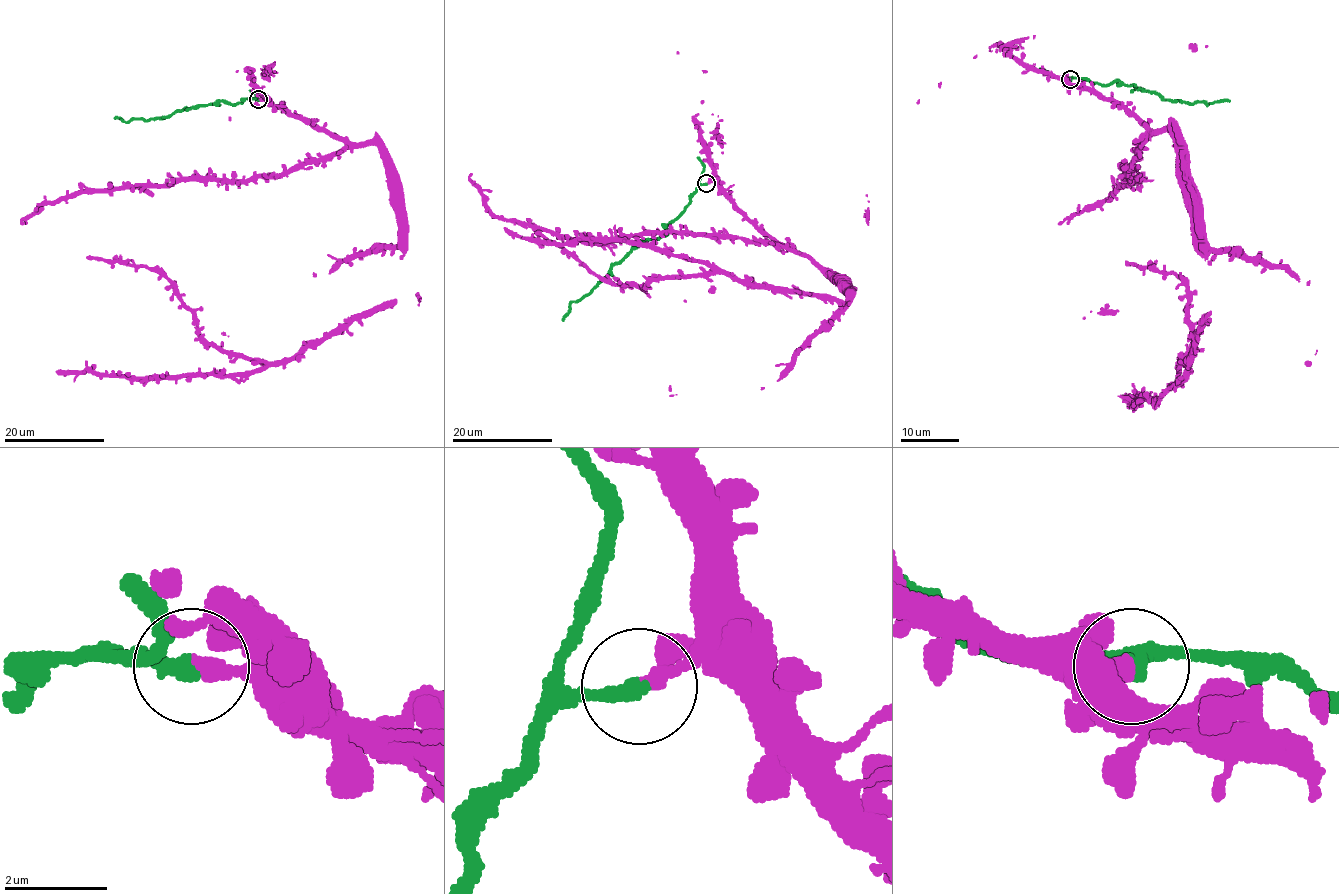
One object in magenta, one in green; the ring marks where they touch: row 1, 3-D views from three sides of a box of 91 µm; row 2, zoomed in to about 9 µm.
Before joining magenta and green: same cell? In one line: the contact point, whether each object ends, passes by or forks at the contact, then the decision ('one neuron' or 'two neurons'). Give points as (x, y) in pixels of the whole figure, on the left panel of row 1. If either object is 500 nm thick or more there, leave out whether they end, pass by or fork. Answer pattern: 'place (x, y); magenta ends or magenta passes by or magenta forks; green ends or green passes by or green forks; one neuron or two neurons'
place (258, 99); magenta ends; green ends; two neurons

